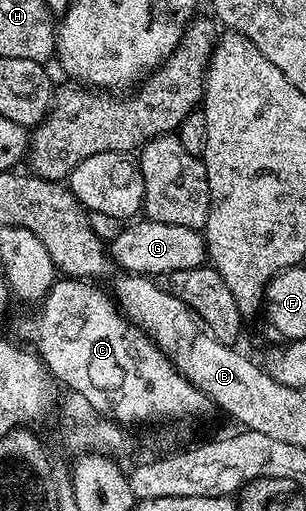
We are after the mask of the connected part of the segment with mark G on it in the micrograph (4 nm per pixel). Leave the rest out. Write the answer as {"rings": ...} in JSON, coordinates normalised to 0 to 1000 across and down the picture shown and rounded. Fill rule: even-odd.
{"rings":[[[451,429],[408,446],[369,477],[353,479],[350,491],[379,523],[399,534],[490,544],[533,544],[572,528],[624,528],[654,524],[673,515],[667,460],[647,448],[611,442],[546,442],[546,434]]]}

